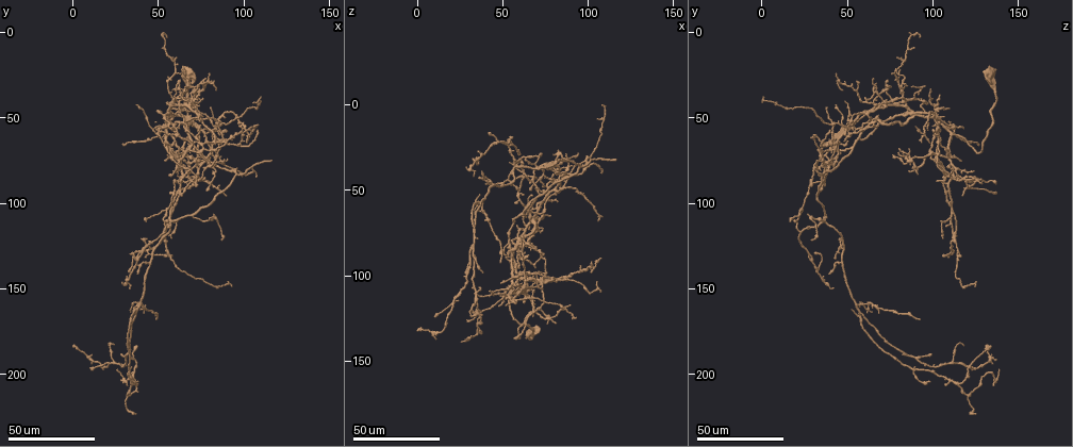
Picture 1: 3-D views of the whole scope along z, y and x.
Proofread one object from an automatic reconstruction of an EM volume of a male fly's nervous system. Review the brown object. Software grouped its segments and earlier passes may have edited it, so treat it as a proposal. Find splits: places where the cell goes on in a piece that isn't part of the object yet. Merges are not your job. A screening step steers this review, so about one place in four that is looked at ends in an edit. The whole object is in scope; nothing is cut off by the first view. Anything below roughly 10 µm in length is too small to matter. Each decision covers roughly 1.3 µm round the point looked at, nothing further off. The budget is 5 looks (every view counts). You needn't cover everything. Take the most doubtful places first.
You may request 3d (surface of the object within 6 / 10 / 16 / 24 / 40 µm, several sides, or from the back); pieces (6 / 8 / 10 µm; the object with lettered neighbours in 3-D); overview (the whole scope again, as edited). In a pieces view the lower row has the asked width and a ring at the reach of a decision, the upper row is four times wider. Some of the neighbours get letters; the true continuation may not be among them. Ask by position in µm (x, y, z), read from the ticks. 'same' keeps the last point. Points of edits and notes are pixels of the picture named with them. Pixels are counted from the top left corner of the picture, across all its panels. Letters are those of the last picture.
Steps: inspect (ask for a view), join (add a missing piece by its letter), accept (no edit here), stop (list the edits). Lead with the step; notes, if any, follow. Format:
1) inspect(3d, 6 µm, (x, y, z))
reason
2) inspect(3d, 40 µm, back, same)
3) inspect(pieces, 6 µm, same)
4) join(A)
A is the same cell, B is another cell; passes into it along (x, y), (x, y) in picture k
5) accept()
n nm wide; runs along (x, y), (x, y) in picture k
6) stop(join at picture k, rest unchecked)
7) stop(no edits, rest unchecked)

inspect(3d, 40 µm, (116, 75, 31))
an open end

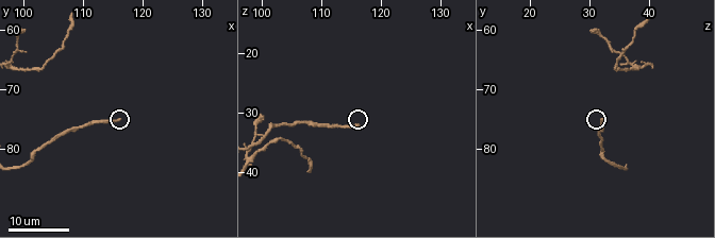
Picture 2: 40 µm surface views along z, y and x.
inspect(3d, 6 µm, (116.0, 75.0, 32.5))

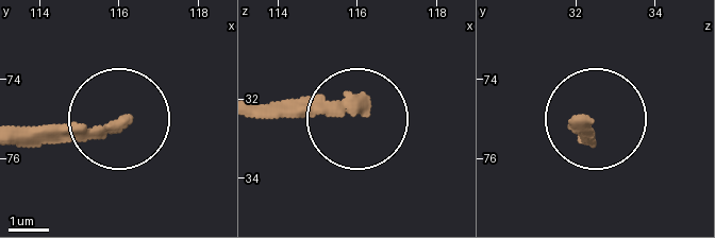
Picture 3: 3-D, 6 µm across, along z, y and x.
inspect(pieces, 8 µm, (116.15, 75.05, 32.15))
see the neighbours

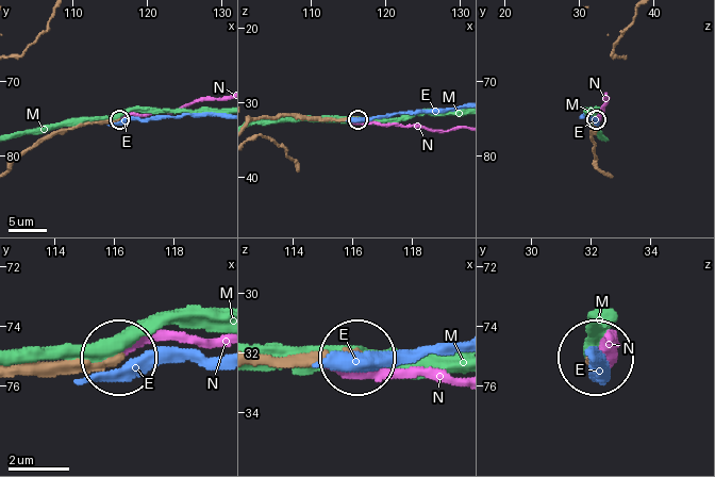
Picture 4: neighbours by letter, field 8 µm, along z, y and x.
accept()
320 nm wide; E, M and N are other cells; none of them fits

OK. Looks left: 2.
inspect(3d, 40 µm, (92, 148, 125))

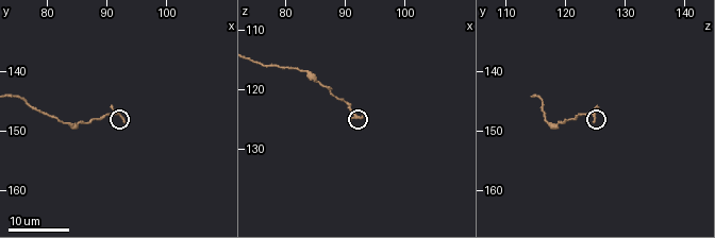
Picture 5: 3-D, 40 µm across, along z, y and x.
inspect(pieces, 8 µm, (93.0, 148.5, 124.5))

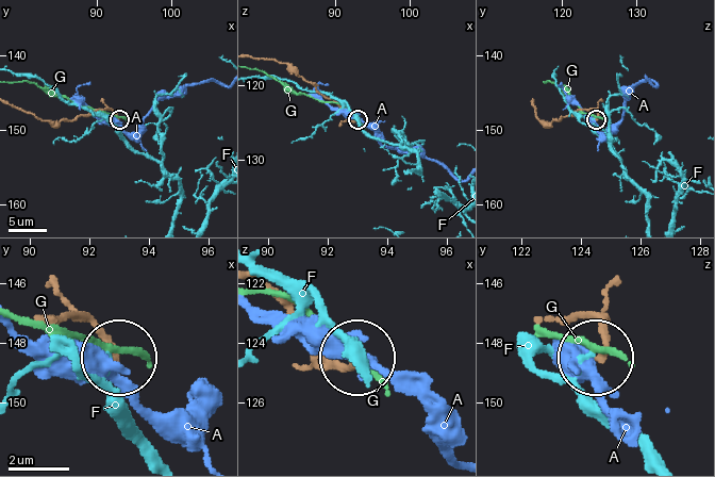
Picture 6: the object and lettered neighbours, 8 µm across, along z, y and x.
accept()
A, F and G are other cells; runs along (40, 323), (79, 317), (114, 358) in picture 6; no lettered piece goes on from it

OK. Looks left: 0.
stop(no edits, rest unchecked)

